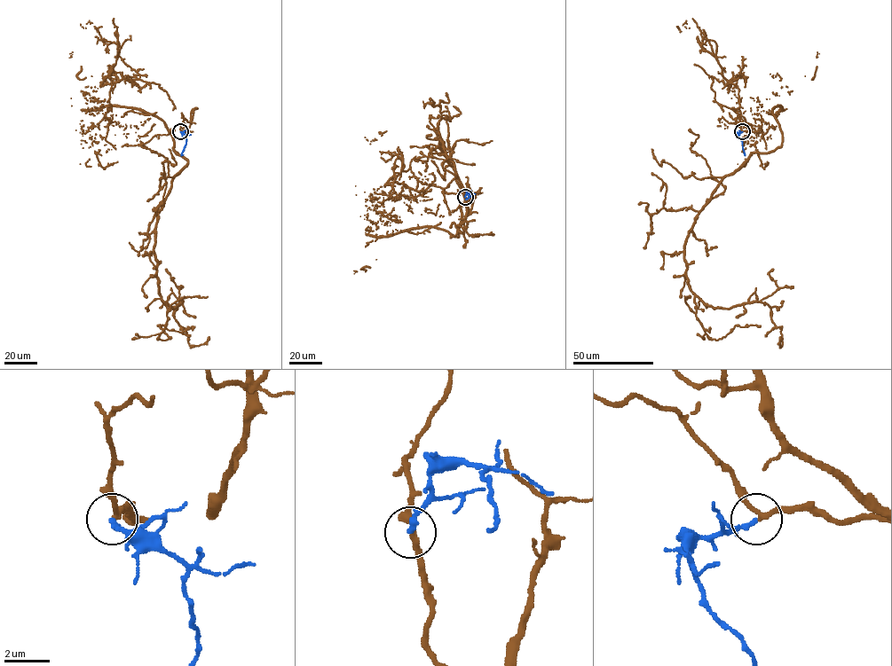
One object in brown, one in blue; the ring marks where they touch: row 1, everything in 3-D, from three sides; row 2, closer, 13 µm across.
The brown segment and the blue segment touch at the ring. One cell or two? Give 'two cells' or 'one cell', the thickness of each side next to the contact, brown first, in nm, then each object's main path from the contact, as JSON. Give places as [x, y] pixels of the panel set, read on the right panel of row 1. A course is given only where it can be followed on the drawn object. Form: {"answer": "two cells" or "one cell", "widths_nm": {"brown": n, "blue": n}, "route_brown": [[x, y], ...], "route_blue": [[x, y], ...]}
{"answer": "one cell", "widths_nm": {"brown": 200, "blue": 240}, "route_brown": [[742, 131], [731, 79], [745, 111], [780, 106], [781, 145], [698, 215], [687, 284], [766, 303], [780, 337]], "route_blue": [[742, 131], [738, 135], [745, 154]]}

